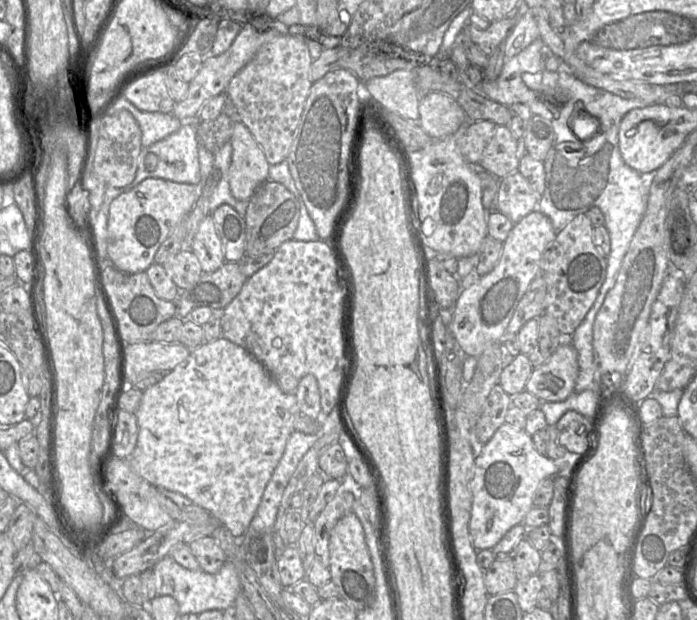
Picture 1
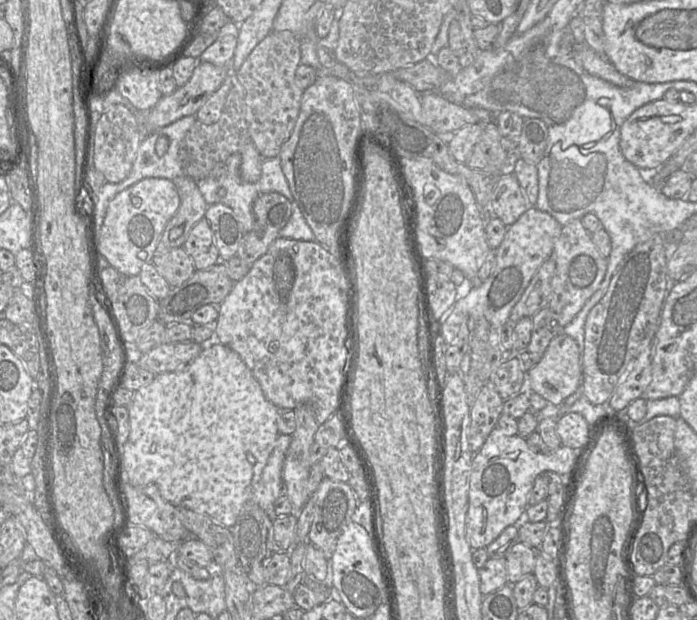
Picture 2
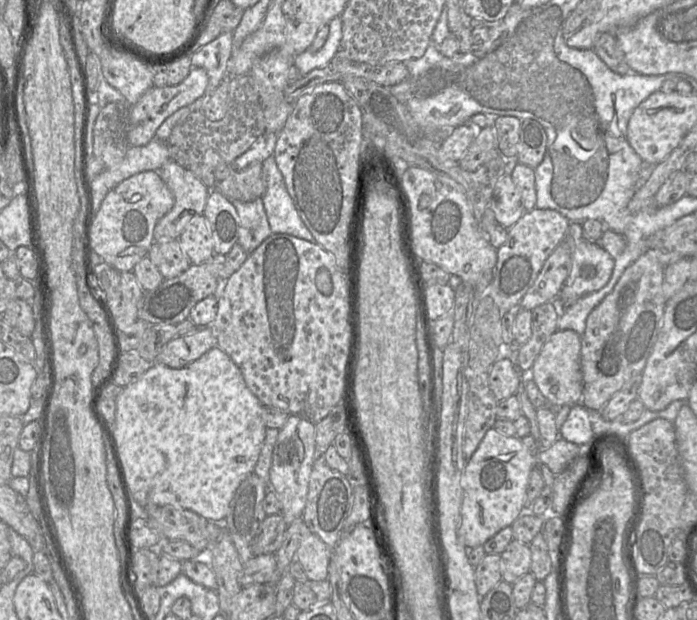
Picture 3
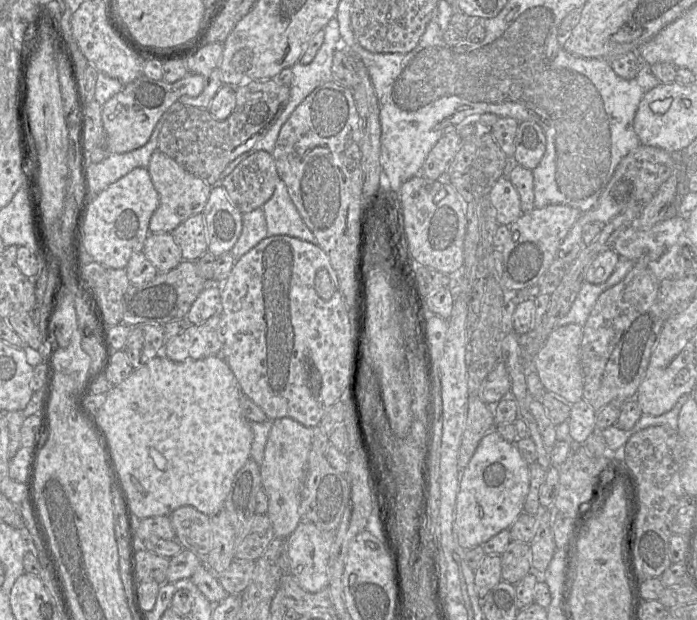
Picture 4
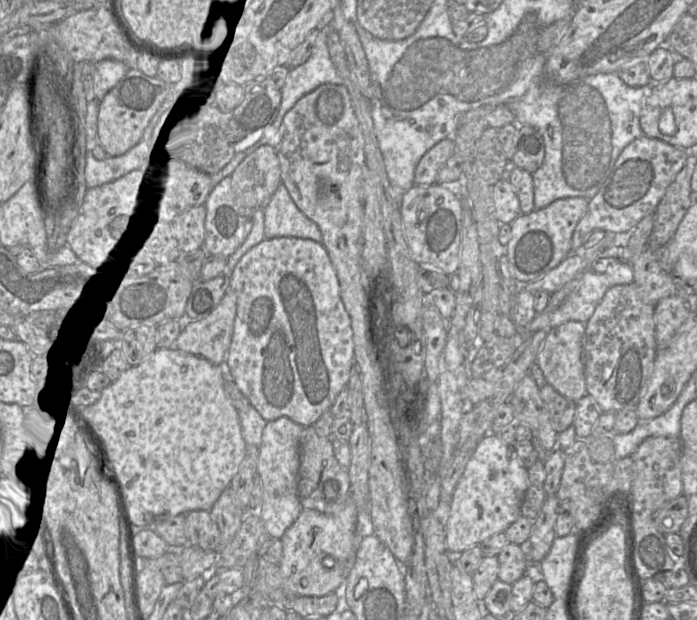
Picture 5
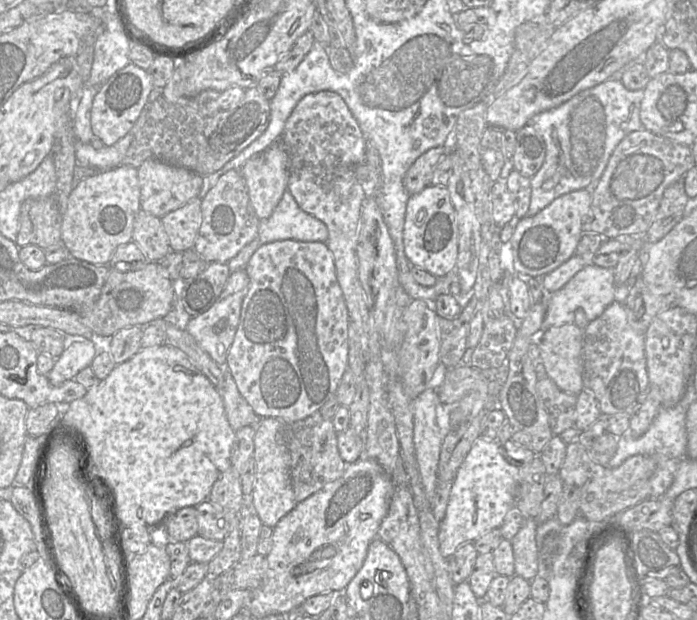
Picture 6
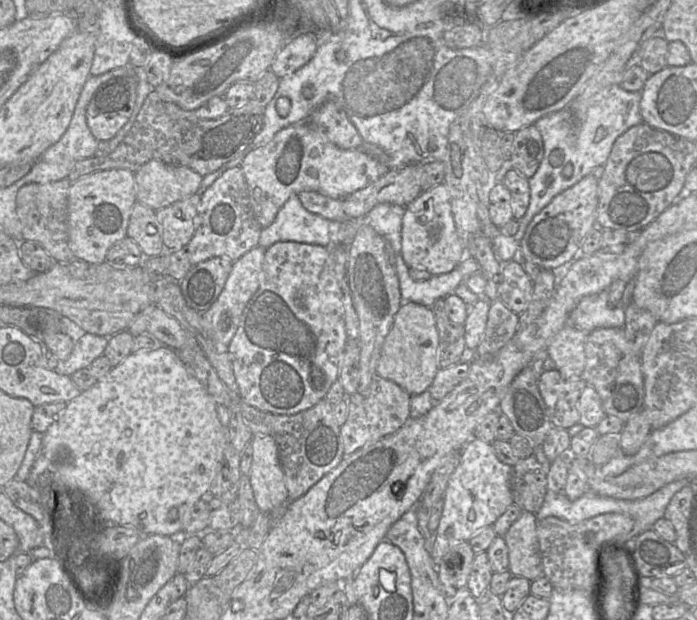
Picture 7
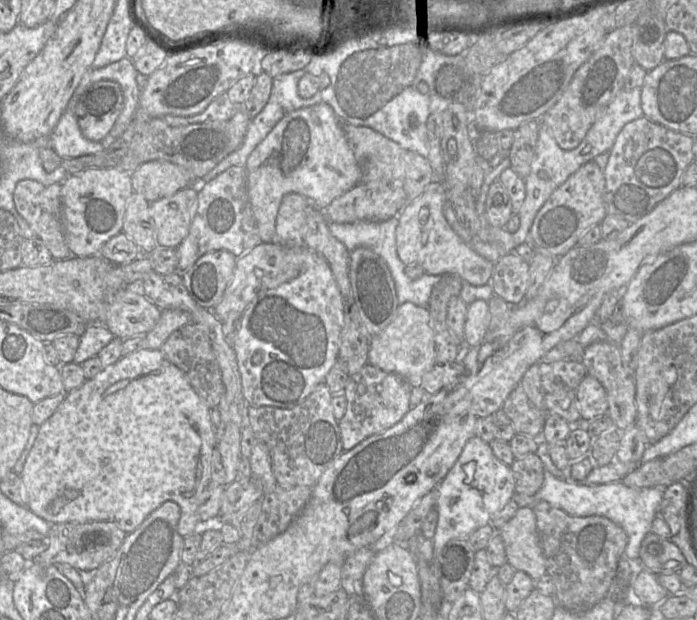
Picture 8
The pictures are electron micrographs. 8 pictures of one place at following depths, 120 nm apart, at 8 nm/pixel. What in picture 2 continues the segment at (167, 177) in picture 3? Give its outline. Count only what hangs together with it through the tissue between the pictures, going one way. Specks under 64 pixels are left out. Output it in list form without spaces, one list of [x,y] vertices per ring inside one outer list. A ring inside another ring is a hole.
[[[183,175],[176,177],[172,182],[177,188],[180,205],[167,222],[154,256],[163,255],[173,248],[183,247],[191,229],[205,216],[208,207],[193,178]]]

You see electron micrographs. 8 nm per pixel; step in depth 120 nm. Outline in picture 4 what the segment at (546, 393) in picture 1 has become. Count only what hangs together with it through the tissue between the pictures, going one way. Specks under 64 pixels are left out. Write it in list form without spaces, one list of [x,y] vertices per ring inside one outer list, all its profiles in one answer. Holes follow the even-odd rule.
[[[577,324],[555,327],[532,362],[532,369],[538,374],[546,391],[557,394],[570,405],[583,399],[584,377],[580,358],[582,338],[583,327]]]

